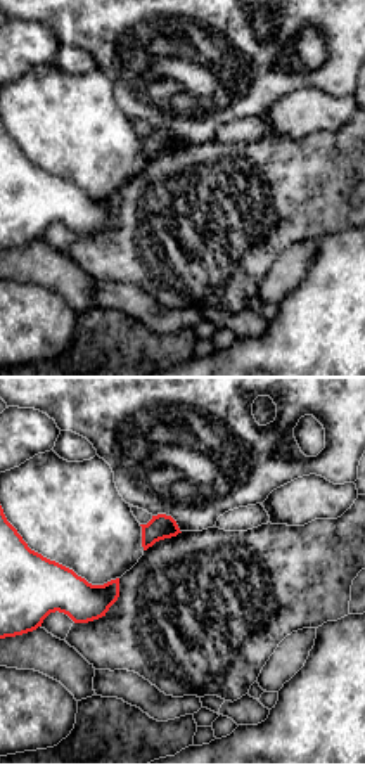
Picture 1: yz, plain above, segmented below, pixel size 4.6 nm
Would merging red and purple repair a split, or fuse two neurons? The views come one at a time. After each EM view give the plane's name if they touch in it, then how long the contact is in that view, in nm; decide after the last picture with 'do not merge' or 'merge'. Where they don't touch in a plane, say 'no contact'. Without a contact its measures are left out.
no contact

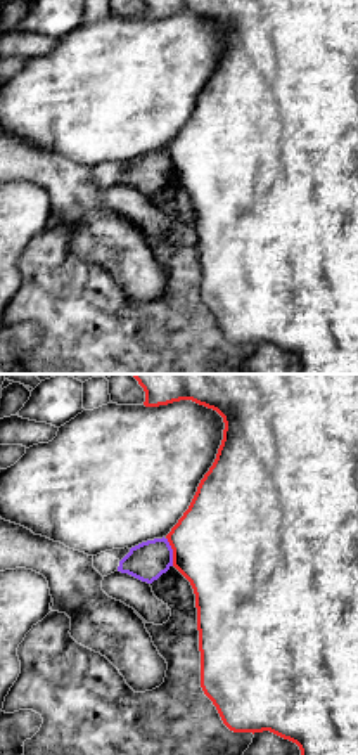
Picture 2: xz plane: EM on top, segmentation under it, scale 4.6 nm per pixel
xz | 140 nm

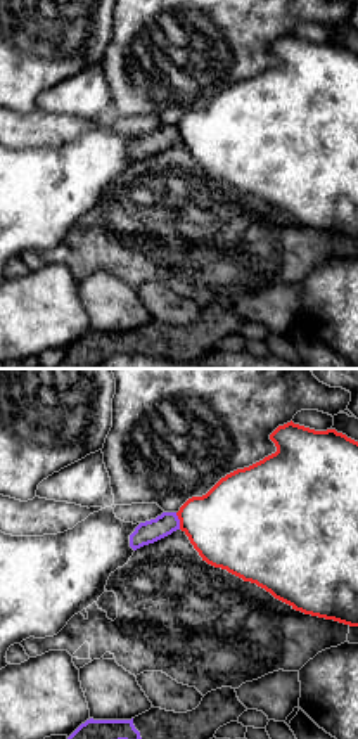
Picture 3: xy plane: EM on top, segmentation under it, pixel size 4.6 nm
xy | 80 nm

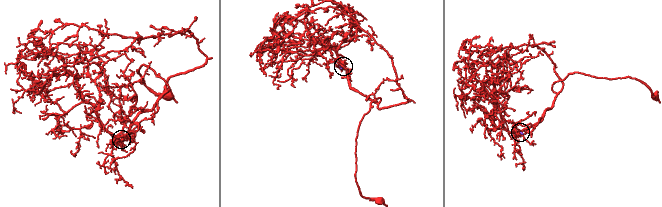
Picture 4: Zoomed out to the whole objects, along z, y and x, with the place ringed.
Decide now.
do not merge

